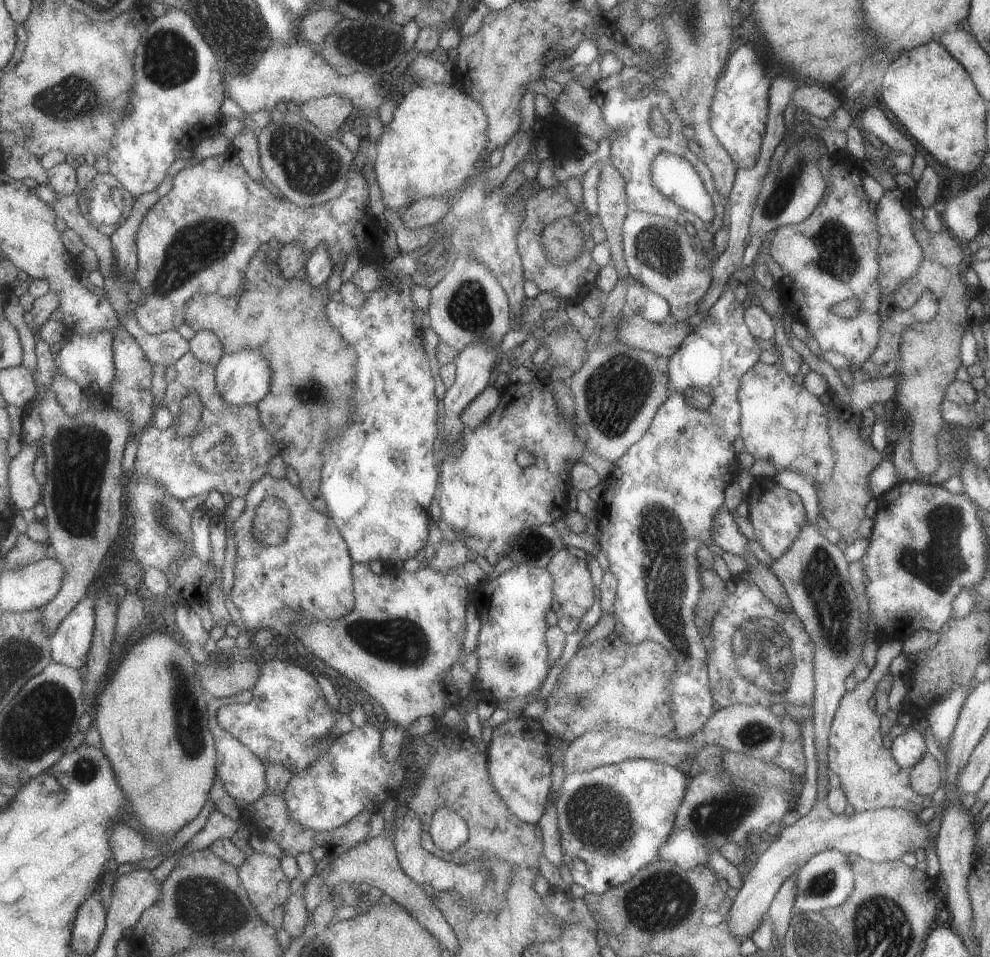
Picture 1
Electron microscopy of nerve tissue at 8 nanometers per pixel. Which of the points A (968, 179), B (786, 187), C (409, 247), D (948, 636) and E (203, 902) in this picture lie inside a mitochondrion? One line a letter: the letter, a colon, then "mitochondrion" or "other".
A: other
B: mitochondrion
C: other
D: other
E: mitochondrion

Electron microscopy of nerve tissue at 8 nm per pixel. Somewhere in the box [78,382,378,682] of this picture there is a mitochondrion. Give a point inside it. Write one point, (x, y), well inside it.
(165, 519)

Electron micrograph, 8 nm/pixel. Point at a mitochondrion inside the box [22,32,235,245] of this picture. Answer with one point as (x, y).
(74, 98)

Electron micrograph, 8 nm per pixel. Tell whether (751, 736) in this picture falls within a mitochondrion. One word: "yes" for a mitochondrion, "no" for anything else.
yes

